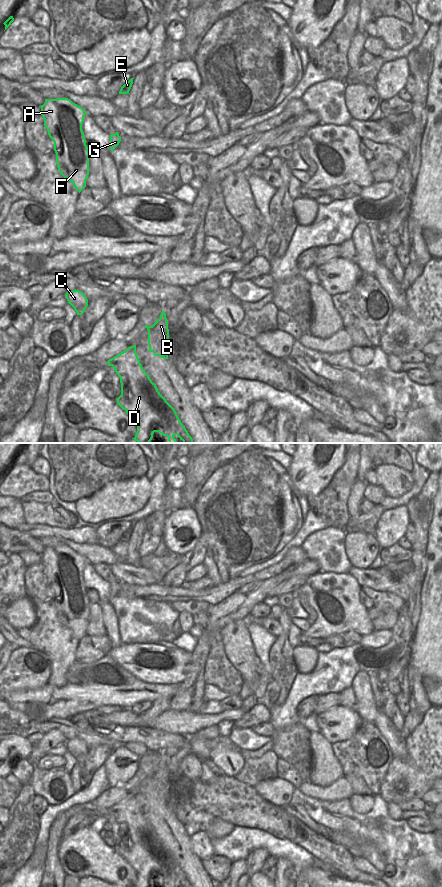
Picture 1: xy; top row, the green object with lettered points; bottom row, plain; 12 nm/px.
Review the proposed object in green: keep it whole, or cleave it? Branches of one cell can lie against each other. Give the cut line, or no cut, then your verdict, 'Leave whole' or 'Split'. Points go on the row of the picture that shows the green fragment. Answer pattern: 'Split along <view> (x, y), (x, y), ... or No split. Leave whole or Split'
No split. Leave whole

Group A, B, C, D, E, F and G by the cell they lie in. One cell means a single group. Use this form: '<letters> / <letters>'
A B C D E F G

